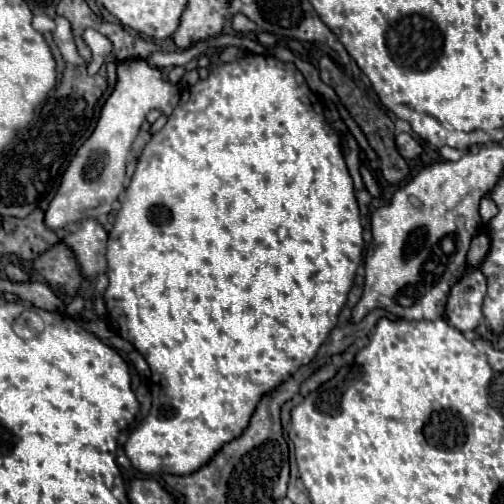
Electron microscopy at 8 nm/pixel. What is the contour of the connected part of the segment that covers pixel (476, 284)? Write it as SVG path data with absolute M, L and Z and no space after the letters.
M479 270L467 272L449 292L445 318L455 326L459 332L471 332L481 322L481 306L487 294L485 276Z

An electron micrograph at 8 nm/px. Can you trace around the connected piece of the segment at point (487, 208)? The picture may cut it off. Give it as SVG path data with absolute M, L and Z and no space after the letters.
M483 198L481 200L481 218L483 218L483 222L489 222L495 214L497 214L495 202L491 198Z

